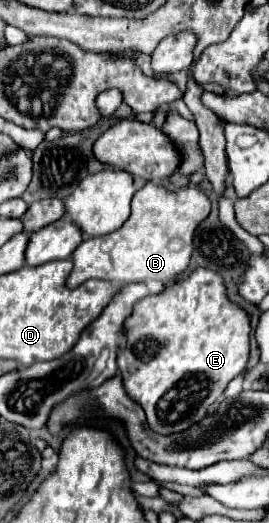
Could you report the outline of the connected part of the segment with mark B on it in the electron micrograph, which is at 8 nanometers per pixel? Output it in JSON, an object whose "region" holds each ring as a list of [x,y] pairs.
{"region":[[[146,182],[132,198],[130,218],[106,236],[86,238],[74,252],[74,268],[66,278],[68,288],[76,288],[90,278],[130,284],[142,282],[152,294],[160,293],[168,282],[188,267],[192,254],[192,238],[198,222],[210,214],[210,200],[198,188],[182,188],[170,192],[160,184]]]}

